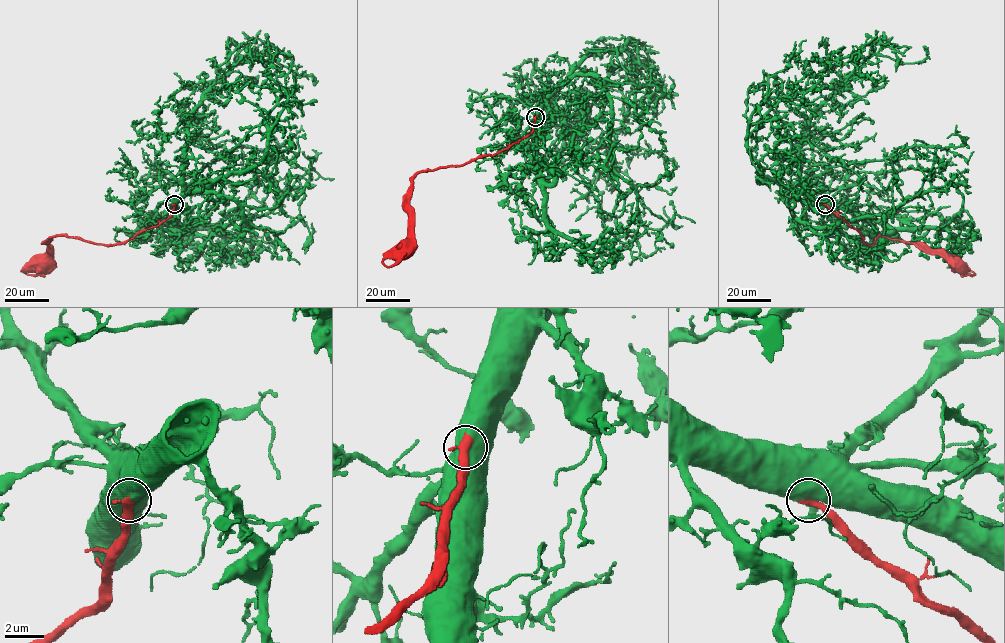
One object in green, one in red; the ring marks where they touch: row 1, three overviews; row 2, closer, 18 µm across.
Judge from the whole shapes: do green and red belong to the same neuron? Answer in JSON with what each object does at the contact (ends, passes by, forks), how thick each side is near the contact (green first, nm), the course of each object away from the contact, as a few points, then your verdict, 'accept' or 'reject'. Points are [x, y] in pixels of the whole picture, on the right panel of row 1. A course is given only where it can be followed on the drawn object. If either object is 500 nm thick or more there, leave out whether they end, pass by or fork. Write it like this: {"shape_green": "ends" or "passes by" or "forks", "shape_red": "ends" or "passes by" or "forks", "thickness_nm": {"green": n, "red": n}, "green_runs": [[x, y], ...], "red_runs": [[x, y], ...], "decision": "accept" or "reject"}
{"thickness_nm": {"green": 800, "red": 500}, "green_runs": [[824, 204], [801, 192], [783, 195], [813, 226], [888, 215], [920, 191], [932, 167], [932, 160], [914, 152]], "red_runs": [[824, 204], [856, 229], [866, 244], [873, 244], [879, 235], [913, 242], [943, 250], [958, 261], [957, 266]], "decision": "accept"}

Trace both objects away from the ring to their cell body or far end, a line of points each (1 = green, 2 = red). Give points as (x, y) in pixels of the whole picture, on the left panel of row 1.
1: (174, 204), (192, 192), (225, 195), (250, 226), (252, 215), (265, 215), (310, 167), (312, 160), (304, 152)
2: (174, 204), (164, 220), (123, 242), (104, 245), (71, 236), (52, 238), (44, 266)

